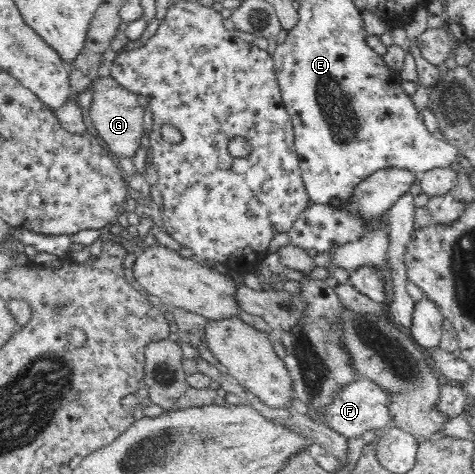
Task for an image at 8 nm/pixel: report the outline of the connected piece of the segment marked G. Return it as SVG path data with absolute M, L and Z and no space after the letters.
M112 76L98 77L94 82L93 98L86 115L94 124L95 134L115 158L134 156L140 145L139 139L144 130L145 118L145 111L137 101L137 94L120 85Z

